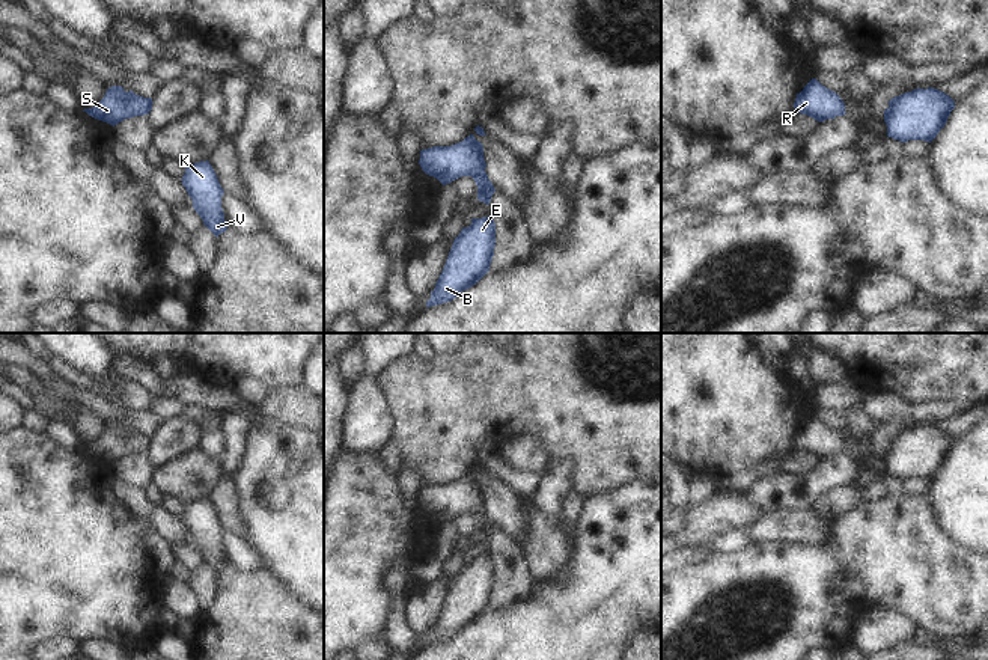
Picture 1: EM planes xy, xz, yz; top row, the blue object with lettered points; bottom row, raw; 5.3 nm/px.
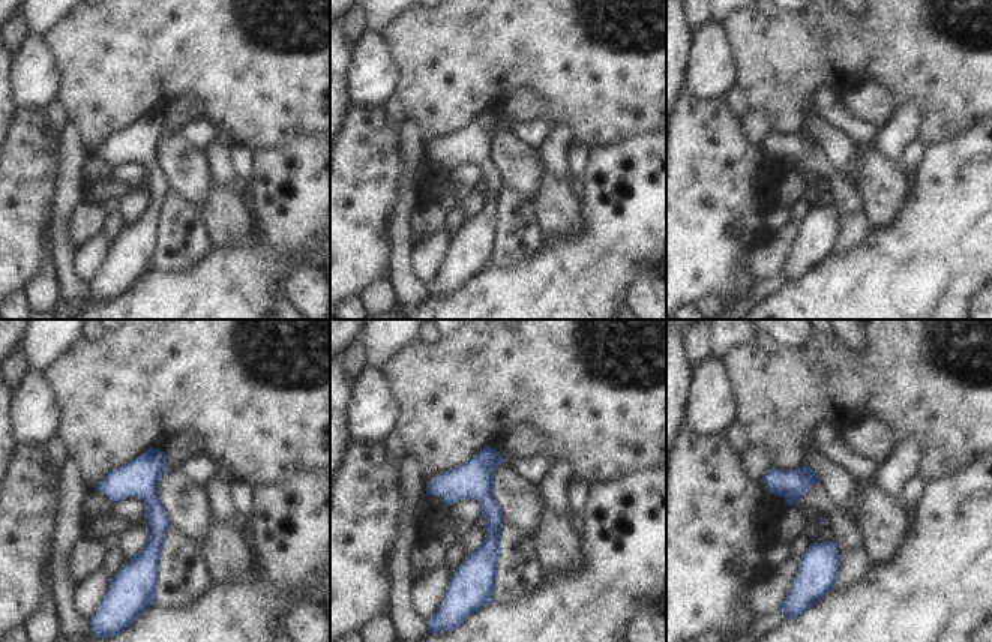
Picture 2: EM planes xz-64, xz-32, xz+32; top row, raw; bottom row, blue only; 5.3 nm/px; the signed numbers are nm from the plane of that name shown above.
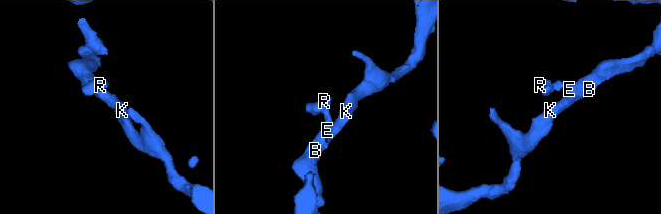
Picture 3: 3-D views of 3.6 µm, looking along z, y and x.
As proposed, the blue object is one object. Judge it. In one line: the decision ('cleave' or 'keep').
keep

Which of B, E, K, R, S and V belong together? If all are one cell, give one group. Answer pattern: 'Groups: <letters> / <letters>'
Groups: B E K R S V.

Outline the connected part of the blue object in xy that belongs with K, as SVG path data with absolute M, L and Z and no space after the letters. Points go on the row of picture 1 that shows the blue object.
M199 161L187 166L181 181L193 200L194 211L203 220L203 225L215 238L226 232L227 223L221 208L224 190L209 161Z

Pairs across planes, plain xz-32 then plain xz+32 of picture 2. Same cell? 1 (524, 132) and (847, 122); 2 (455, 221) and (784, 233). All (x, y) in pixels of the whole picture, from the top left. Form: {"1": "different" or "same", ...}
{"1": "same", "2": "different"}

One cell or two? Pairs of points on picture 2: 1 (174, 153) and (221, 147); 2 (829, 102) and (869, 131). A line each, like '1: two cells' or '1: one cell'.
1: two cells
2: one cell

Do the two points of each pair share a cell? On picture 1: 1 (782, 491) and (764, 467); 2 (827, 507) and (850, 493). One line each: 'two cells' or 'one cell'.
1: two cells
2: one cell

